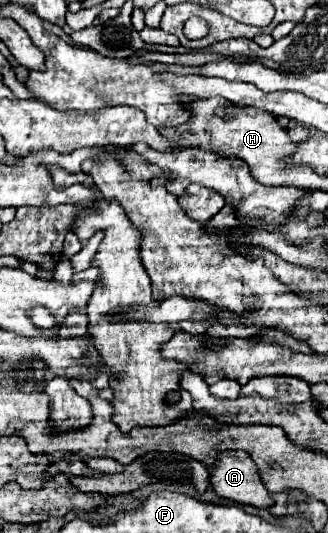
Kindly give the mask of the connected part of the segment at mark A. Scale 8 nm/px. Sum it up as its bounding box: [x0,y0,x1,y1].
[210,450,274,508]

